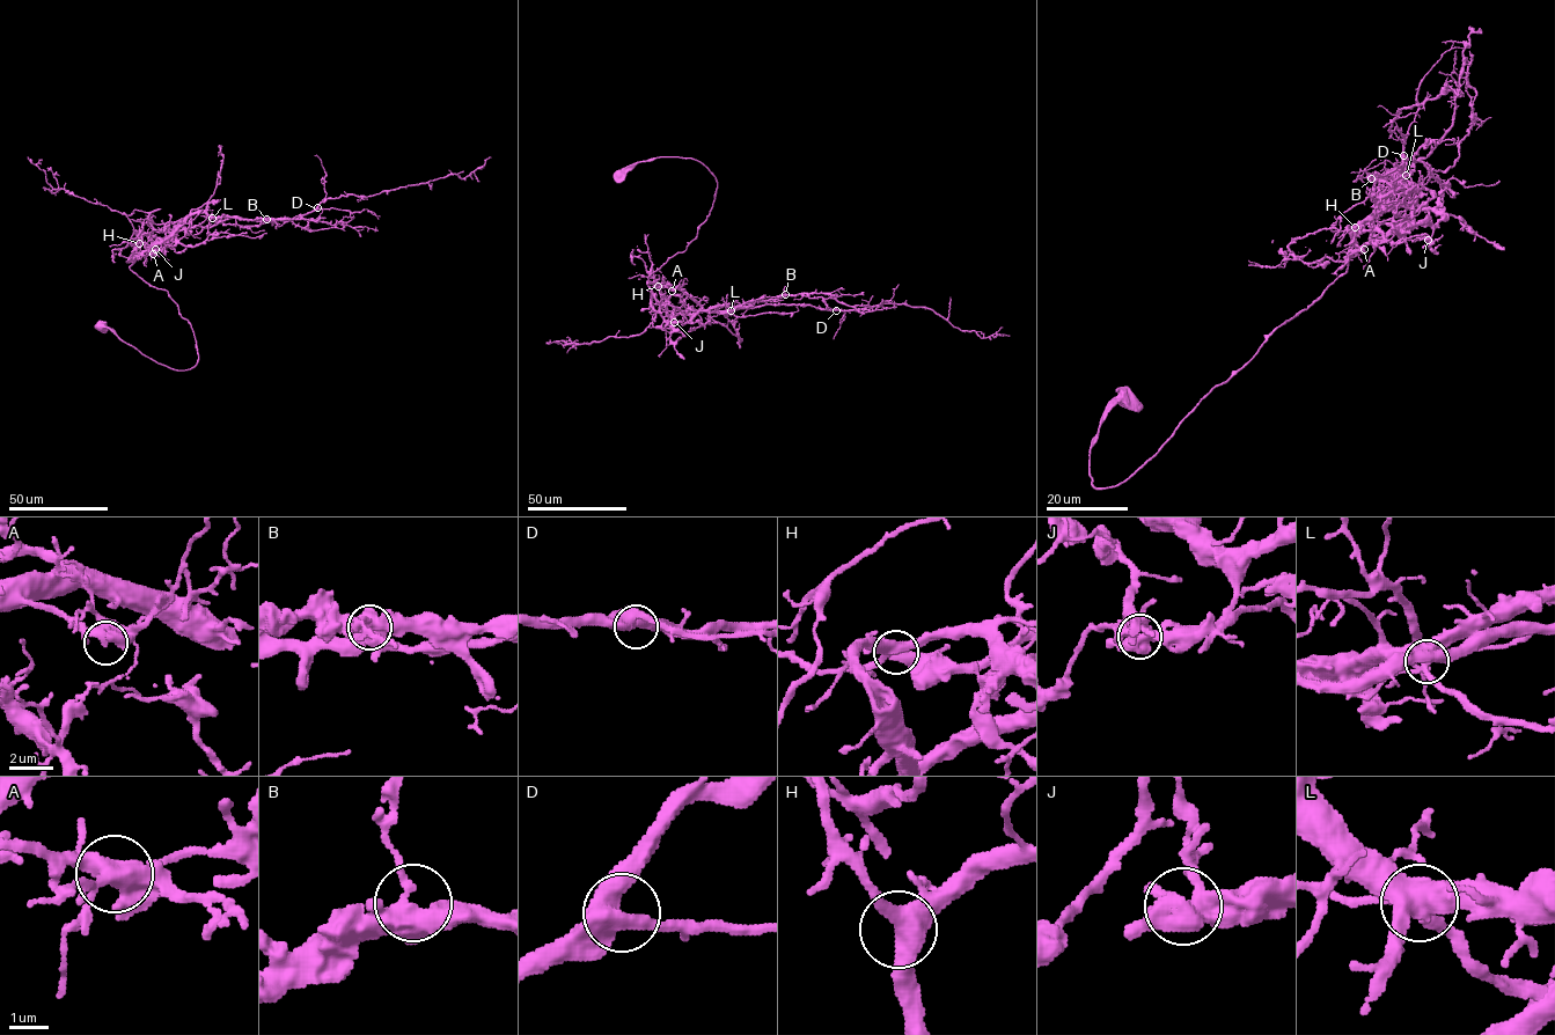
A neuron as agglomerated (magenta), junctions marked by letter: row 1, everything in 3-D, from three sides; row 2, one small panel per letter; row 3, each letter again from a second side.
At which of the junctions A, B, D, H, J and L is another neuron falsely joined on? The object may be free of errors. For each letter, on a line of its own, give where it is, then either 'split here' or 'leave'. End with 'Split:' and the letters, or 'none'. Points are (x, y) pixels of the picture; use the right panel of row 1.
A: place (1364, 249); leave
B: place (1371, 178); leave
D: place (1403, 155); leave
H: place (1355, 227); leave
J: place (1428, 240); leave
L: place (1406, 175); split here
Split: L

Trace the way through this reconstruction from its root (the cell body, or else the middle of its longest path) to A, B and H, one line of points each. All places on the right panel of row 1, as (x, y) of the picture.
A: (1126, 401), (1110, 402), (1091, 441), (1095, 487), (1134, 474), (1203, 398), (1347, 270), (1355, 246), (1364, 249)
B: (1126, 401), (1110, 402), (1091, 441), (1095, 487), (1134, 474), (1347, 270), (1355, 232), (1406, 164), (1371, 178)
H: (1126, 401), (1110, 402), (1091, 441), (1095, 487), (1134, 474), (1203, 398), (1347, 270), (1348, 228), (1355, 227)

